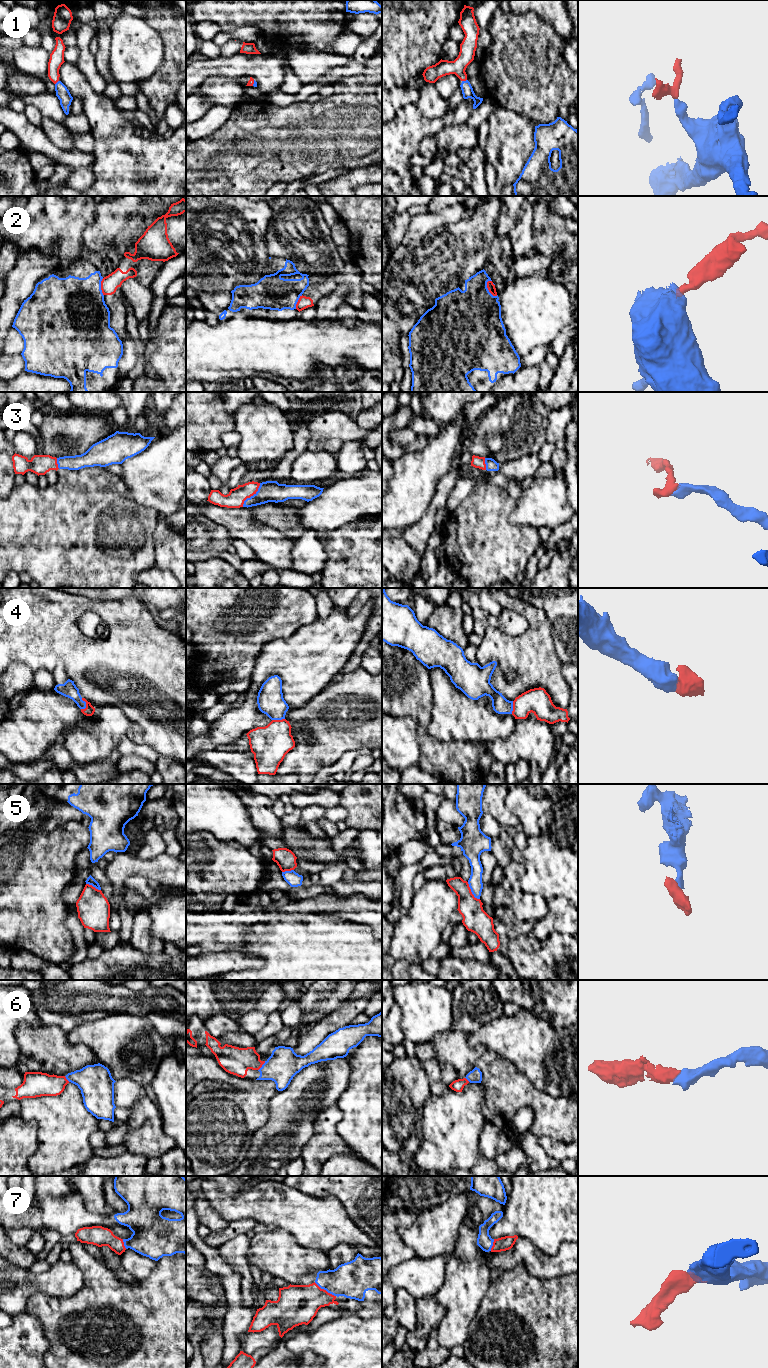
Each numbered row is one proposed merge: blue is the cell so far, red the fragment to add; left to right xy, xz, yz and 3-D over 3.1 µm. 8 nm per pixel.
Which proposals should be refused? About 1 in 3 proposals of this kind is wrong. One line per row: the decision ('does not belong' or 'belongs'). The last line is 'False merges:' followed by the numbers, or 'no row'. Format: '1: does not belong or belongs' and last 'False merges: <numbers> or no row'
1: belongs
2: does not belong
3: belongs
4: belongs
5: does not belong
6: belongs
7: belongs
False merges: 2, 5

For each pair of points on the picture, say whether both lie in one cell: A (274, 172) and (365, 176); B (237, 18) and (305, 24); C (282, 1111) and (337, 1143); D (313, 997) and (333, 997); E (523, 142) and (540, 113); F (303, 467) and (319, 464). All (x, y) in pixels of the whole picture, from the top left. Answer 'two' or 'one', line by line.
A: two
B: one
C: two
D: one
E: two
F: one

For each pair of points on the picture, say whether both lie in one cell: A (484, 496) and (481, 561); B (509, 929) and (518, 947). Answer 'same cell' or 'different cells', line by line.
A: same cell
B: different cells

